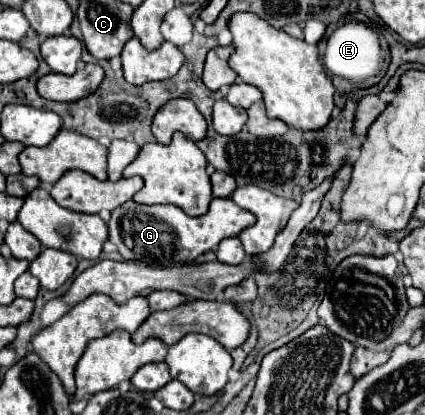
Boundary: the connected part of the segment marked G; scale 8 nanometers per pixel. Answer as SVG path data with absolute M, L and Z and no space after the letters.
M212 199L210 211L200 217L188 217L174 205L138 205L128 201L126 205L112 211L108 233L110 241L116 243L120 255L126 261L144 261L146 265L166 267L192 263L198 255L216 249L222 239L234 237L254 223L256 217L250 211L238 207L232 199Z

